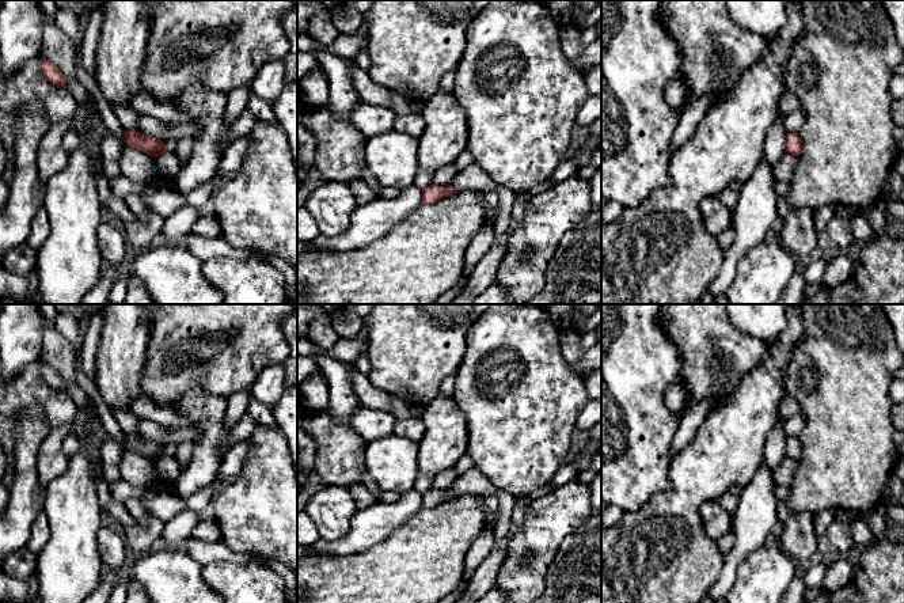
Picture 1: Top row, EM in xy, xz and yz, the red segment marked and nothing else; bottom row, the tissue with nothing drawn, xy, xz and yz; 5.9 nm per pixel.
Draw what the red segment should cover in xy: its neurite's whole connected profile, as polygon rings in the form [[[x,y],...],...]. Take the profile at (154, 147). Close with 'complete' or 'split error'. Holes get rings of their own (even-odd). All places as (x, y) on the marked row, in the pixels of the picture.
[[[125,129],[124,136],[128,148],[136,148],[155,159],[170,148],[164,141],[141,132]]] | complete

